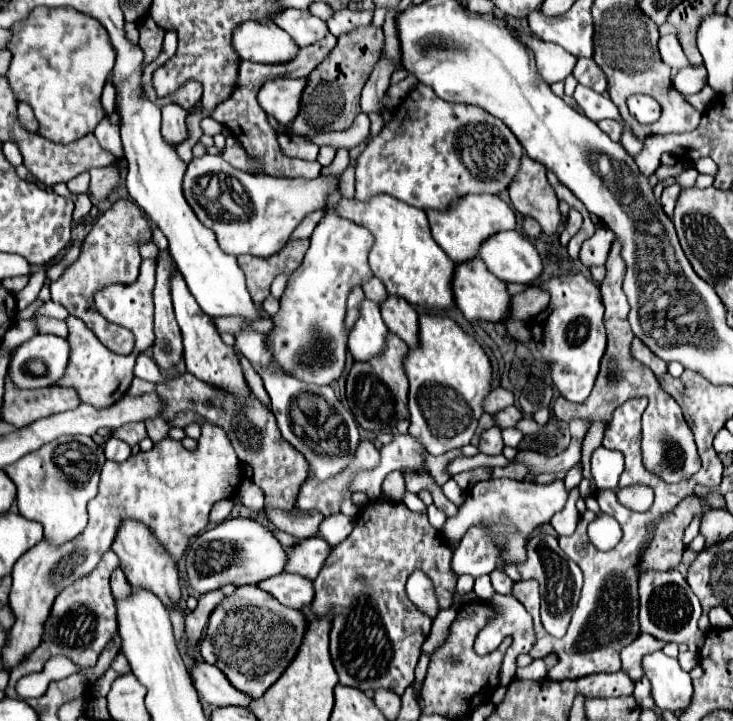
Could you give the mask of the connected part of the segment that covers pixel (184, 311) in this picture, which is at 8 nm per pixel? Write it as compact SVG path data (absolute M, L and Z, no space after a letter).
M173 272L171 296L173 296L173 306L175 306L175 316L177 316L179 328L183 332L183 344L185 344L183 358L185 358L187 372L227 394L233 394L237 398L249 398L251 390L243 378L243 368L239 364L237 350L233 346L227 346L221 340L221 336L213 324L213 318L205 316L205 312L201 312L199 304L193 300L193 294L189 292L189 288L179 272Z

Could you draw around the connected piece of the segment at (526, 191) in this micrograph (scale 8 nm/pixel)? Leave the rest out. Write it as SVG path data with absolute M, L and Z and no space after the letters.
M523 156L517 176L513 178L513 182L509 184L509 196L511 196L511 204L517 212L521 212L523 216L531 216L541 224L541 230L545 236L553 236L557 234L557 226L561 222L561 214L559 214L559 200L553 192L553 188L549 186L547 178L545 178L545 168L541 164L537 164L535 160Z

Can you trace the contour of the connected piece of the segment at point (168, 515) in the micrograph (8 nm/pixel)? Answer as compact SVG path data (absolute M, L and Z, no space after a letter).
M205 422L205 432L199 438L199 448L195 452L185 450L181 442L175 442L173 438L165 438L149 452L137 452L121 464L105 462L99 494L89 502L89 524L83 534L59 546L49 544L49 540L41 540L41 544L35 544L13 566L9 604L17 620L9 630L9 642L3 648L5 668L9 670L17 666L41 644L43 622L49 616L55 596L67 584L93 572L101 556L111 550L111 544L125 520L147 524L161 546L169 550L169 556L179 562L189 540L207 528L211 506L221 498L233 496L241 476L241 462L229 444L225 430L209 422Z

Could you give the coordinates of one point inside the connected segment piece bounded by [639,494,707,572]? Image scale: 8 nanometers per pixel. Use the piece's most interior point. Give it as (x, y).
(665, 551)

